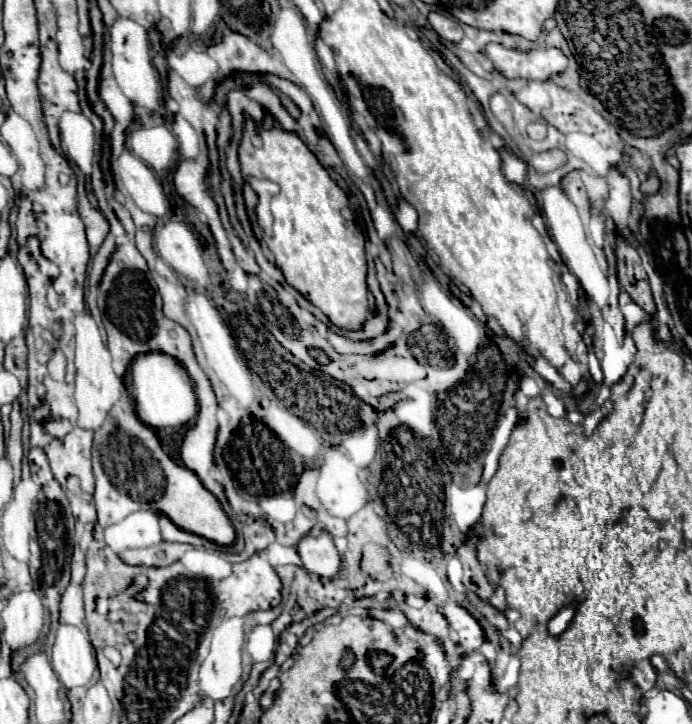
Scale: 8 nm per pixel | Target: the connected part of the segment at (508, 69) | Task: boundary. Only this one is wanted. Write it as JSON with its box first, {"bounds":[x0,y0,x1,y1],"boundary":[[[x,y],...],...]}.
{"bounds":[483,43,567,81],"boundary":[[[489,43],[483,51],[505,77],[523,77],[549,81],[567,69],[567,57],[557,47],[537,47],[531,51],[509,49],[499,43]]]}

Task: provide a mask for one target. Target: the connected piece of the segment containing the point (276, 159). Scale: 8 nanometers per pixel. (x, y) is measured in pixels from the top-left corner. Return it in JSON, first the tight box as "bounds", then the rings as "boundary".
{"bounds":[239,127,369,329],"boundary":[[[281,127],[265,131],[261,149],[251,149],[251,141],[245,135],[239,147],[239,161],[243,175],[269,179],[279,185],[279,193],[273,197],[271,205],[275,223],[267,247],[285,281],[319,307],[339,329],[363,329],[369,313],[365,239],[359,229],[349,227],[341,215],[341,209],[347,205],[347,195],[305,143],[295,133]]]}

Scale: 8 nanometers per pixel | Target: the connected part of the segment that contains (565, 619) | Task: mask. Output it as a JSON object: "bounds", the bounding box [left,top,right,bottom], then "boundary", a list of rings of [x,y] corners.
{"bounds":[549,603,577,635],"boundary":[[[575,603],[563,607],[563,609],[549,621],[549,633],[551,633],[551,635],[559,635],[561,631],[565,631],[565,629],[569,627],[569,623],[571,623],[571,619],[573,619],[573,615],[575,615],[575,607],[577,607]]]}

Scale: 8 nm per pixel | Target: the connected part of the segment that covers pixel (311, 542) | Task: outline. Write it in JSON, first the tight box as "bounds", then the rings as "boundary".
{"bounds":[297,531,341,579],"boundary":[[[323,531],[319,537],[313,537],[313,535],[303,537],[297,545],[297,553],[307,573],[315,573],[325,579],[333,579],[337,575],[341,559],[327,531]]]}

